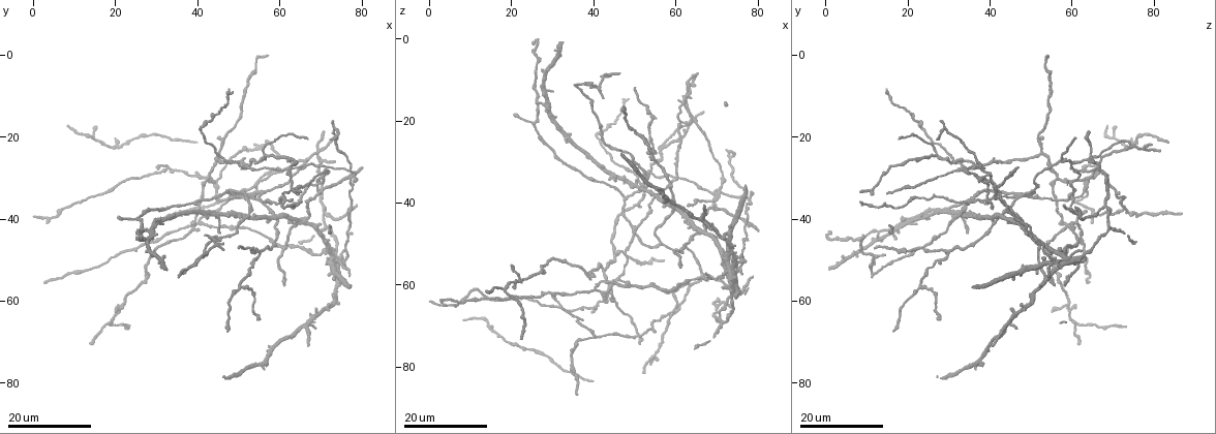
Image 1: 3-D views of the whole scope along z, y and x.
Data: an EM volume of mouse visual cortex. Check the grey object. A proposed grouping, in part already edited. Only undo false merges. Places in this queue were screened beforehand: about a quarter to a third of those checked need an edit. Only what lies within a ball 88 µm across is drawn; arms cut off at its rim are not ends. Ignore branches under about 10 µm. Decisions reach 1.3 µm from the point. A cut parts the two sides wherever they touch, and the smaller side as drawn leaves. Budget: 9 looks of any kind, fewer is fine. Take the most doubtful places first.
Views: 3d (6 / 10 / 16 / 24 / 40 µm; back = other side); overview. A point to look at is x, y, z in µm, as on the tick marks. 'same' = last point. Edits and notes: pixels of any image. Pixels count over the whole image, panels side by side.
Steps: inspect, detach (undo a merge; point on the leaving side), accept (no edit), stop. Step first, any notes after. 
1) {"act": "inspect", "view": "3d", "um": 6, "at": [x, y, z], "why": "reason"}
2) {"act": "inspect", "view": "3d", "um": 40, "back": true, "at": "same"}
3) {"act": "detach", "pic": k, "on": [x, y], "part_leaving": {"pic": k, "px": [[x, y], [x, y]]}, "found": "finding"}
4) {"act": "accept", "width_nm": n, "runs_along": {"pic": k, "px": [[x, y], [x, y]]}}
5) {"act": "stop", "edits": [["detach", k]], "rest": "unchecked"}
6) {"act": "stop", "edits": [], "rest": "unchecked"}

{"act": "inspect", "view": "3d", "um": 16, "at": [36.0, 53.5, 11.0]}

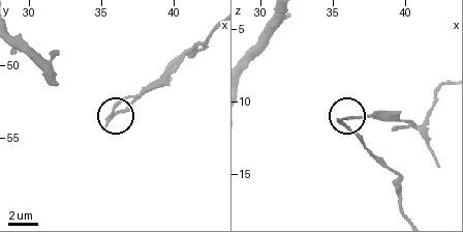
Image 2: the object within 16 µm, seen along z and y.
{"act": "inspect", "view": "3d", "um": 6, "at": [36.0, 53.4, 11.4]}

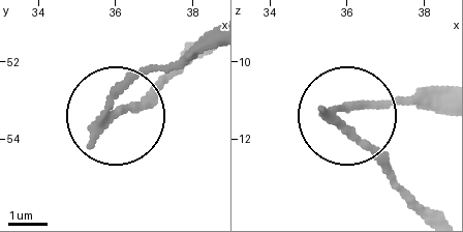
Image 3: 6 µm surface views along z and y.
{"act": "detach", "pic": 3, "on": [161, 67], "width_nm": 190, "part_leaving": {"pic": 3, "px": [[107, 99], [213, 44]]}, "found": "a second neuron is stuck on"}

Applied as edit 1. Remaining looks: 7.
{"act": "inspect", "view": "overview"}

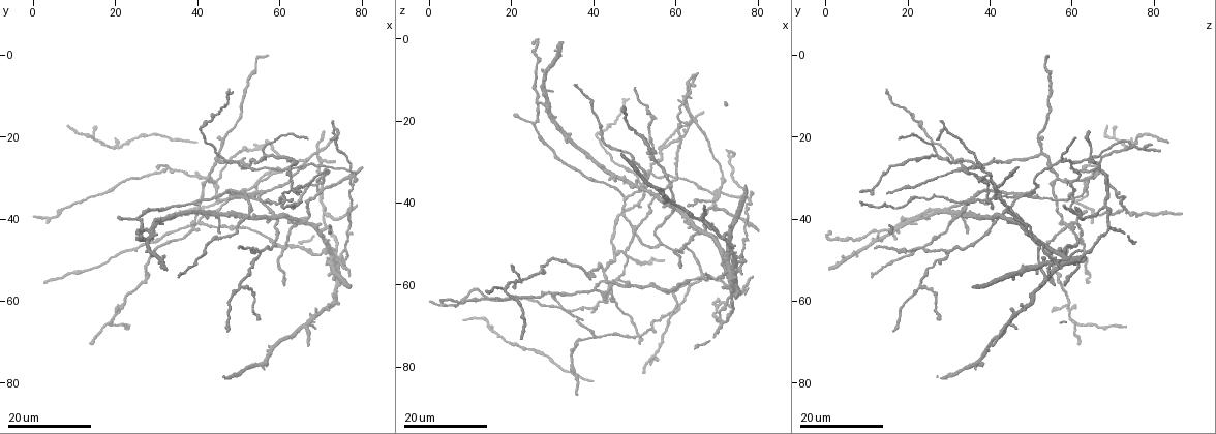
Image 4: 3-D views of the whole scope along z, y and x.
{"act": "inspect", "view": "3d", "um": 24, "at": [56.5, 24.5, 26.5], "why": "branch point"}

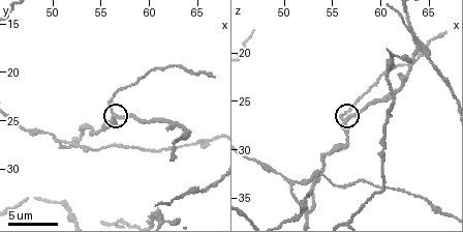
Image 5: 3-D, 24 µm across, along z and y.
{"act": "inspect", "view": "3d", "um": 10, "at": [56.2, 24.2, 27.0]}

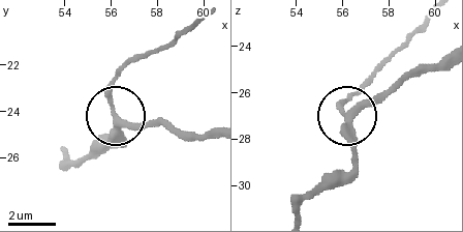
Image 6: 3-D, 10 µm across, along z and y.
{"act": "inspect", "view": "3d", "um": 6, "at": [56.3, 24.2, 26.9]}

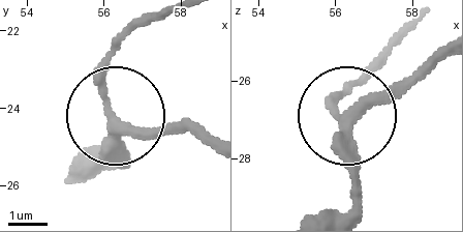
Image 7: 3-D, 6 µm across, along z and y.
{"act": "accept", "width_nm": 250, "found": "all the same neuron"}

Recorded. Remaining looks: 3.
{"act": "inspect", "view": "3d", "um": 16, "at": [60.0, 39.5, 42.0], "why": "arms part here"}

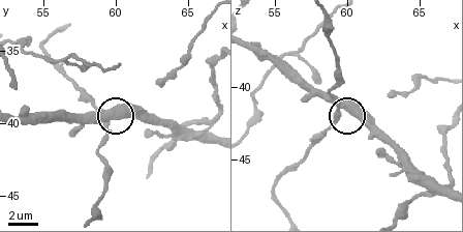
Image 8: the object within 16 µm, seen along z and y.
{"act": "inspect", "view": "3d", "um": 10, "at": [59.4, 40.2, 42.0]}

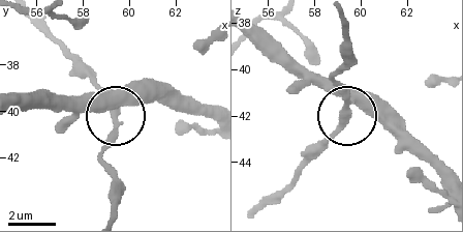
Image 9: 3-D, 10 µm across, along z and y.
{"act": "accept", "arms": 3, "runs_along": {"pic": 9, "px": [[444, 180], [379, 121], [356, 107], [347, 111], [334, 76]]}, "found": "one neuron here"}

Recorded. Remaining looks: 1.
{"act": "stop", "edits": [["detach", 3]], "rest": "unchecked"}

